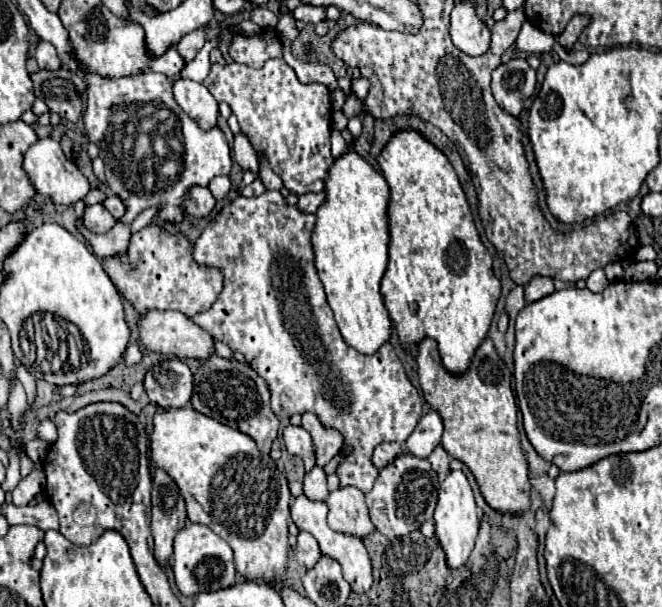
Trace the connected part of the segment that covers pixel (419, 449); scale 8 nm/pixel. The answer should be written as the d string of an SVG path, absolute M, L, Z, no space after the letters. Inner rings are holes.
M430 410L420 418L418 426L408 436L406 450L418 458L428 458L432 450L440 444L440 438L442 438L442 418L434 410Z

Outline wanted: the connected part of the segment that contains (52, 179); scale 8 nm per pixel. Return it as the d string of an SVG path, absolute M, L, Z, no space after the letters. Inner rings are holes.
M50 136L40 138L36 144L32 144L32 148L28 148L28 152L24 154L24 170L28 172L38 194L50 198L58 206L74 206L76 202L84 200L90 192L90 182L86 180L86 176L78 170L76 164L72 164L64 156L60 142L56 142Z

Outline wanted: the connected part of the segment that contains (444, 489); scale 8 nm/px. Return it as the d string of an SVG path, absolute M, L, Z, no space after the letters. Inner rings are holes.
M460 470L450 472L448 478L440 484L438 504L434 510L434 526L436 526L436 538L444 550L448 568L452 568L452 570L462 568L474 550L474 542L476 542L480 524L478 524L478 510L476 510L470 482Z

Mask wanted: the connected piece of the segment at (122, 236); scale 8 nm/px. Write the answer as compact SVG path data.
M116 222L116 226L108 234L90 234L86 228L82 228L84 236L90 240L94 252L98 258L114 258L114 256L124 256L128 252L130 244L130 226Z

